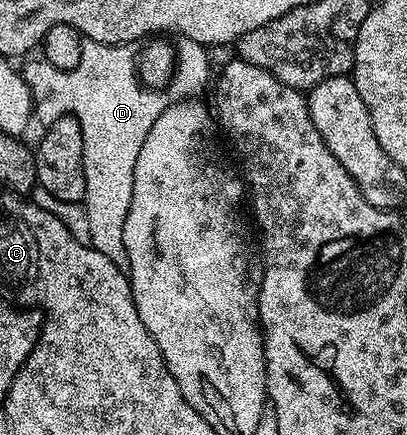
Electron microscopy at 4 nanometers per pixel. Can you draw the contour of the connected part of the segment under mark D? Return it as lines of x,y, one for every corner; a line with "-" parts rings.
84,40
81,47
81,63
77,63
73,71
61,71
53,67
53,63
42,59
28,60
26,62
28,65
22,66
21,69
23,78
31,88
34,116
38,120
40,117
44,126
49,126
57,119
68,115
77,119
81,127
81,143
83,144
88,233
86,236
94,249
101,251
105,259
109,259
122,270
127,269
125,219
129,215
129,207
133,199
133,177
137,167
137,157
141,155
141,147
153,123
157,123
157,119
169,106
169,100
163,91
155,87
148,87
141,80
141,73
137,68
137,53
133,50
131,45
106,45

